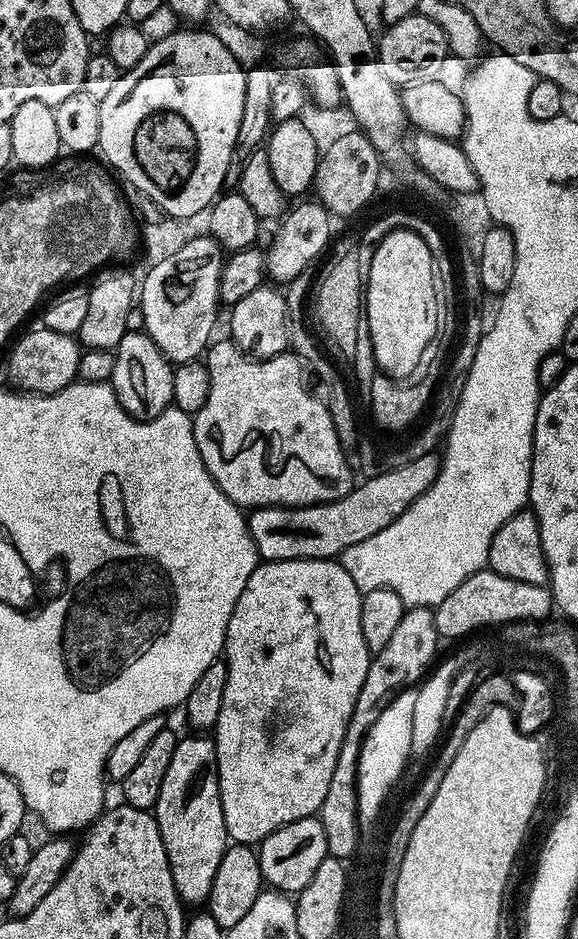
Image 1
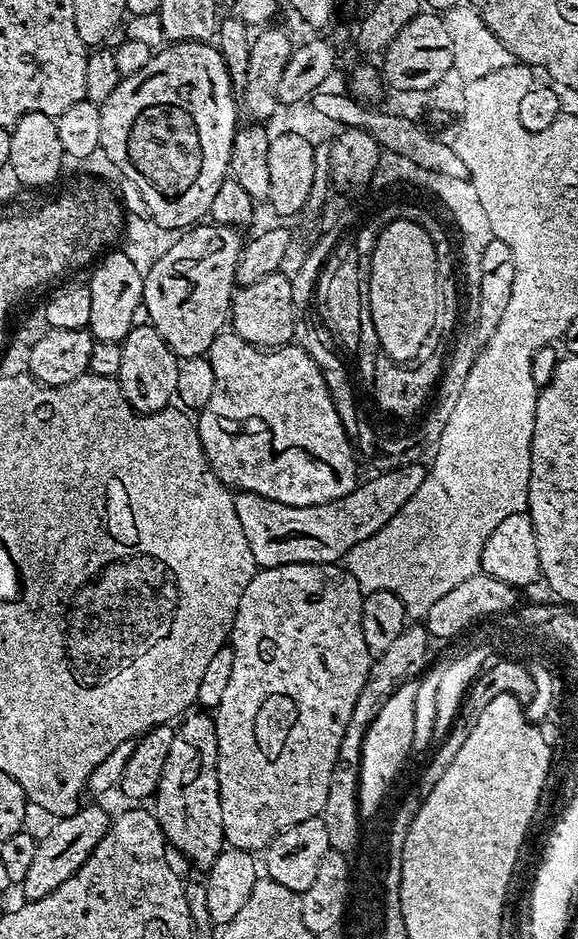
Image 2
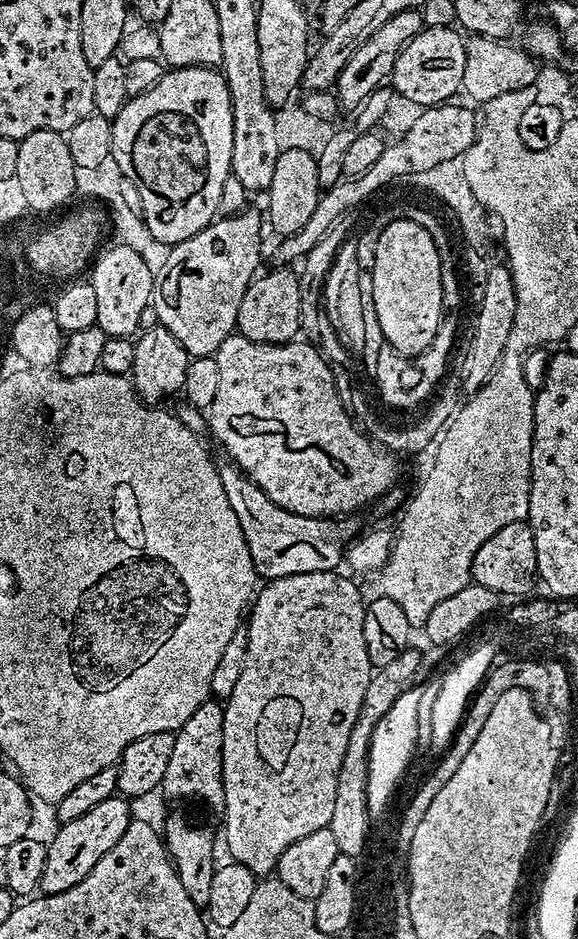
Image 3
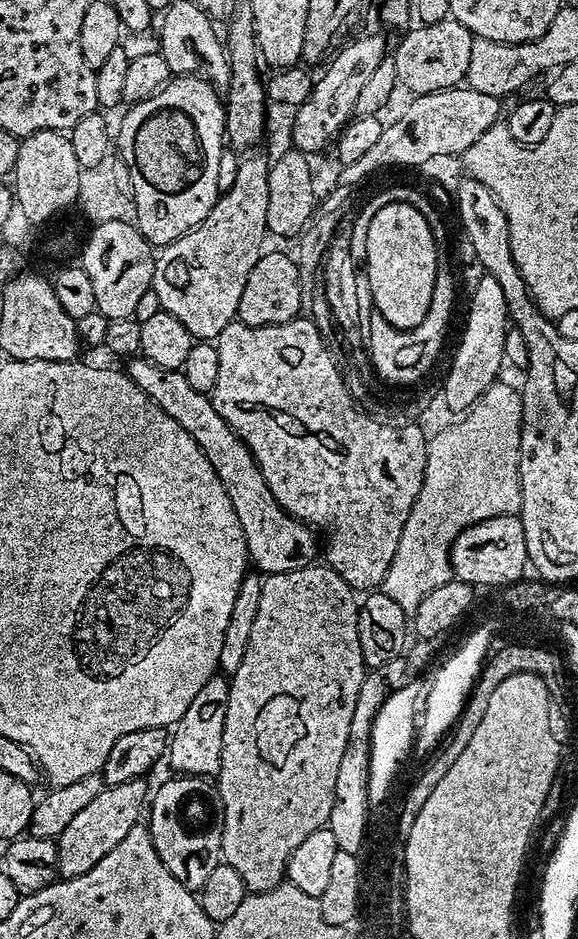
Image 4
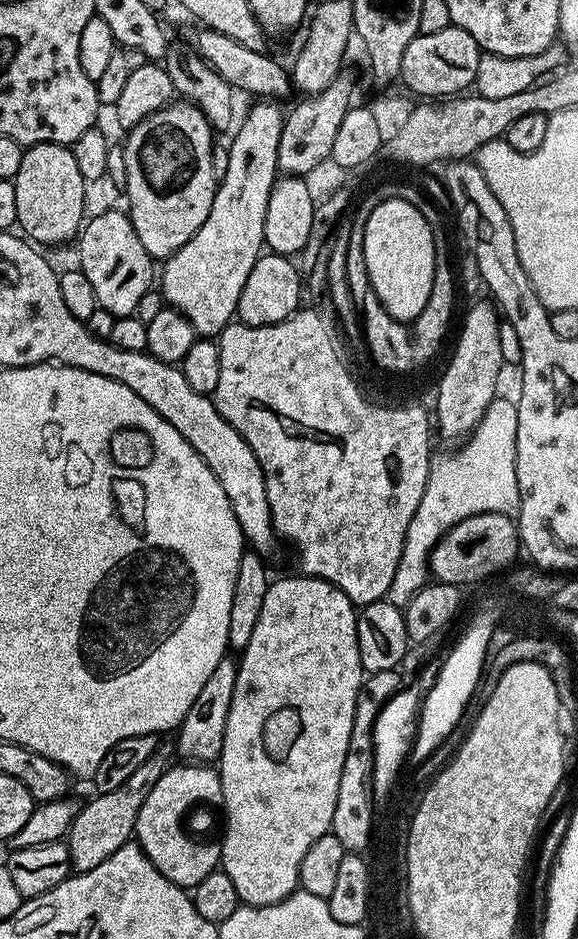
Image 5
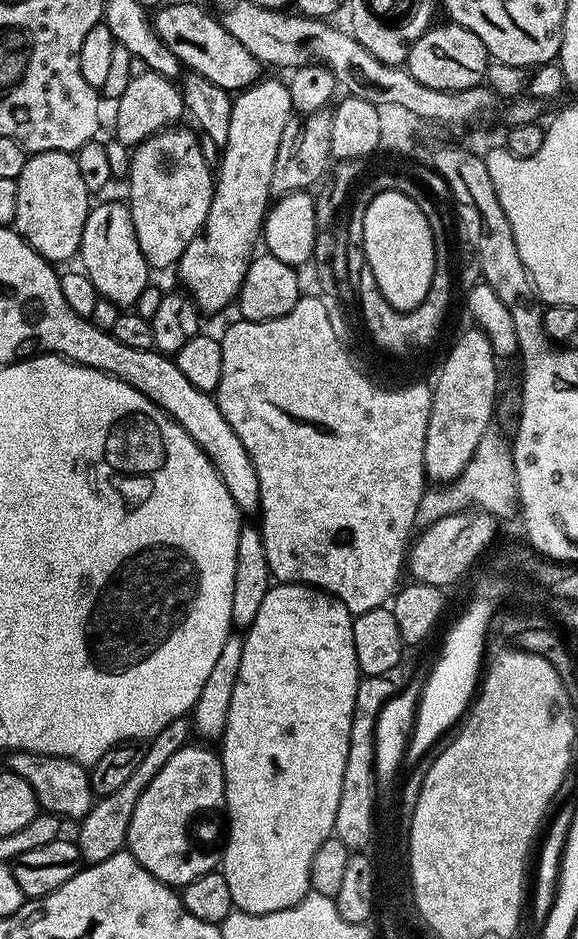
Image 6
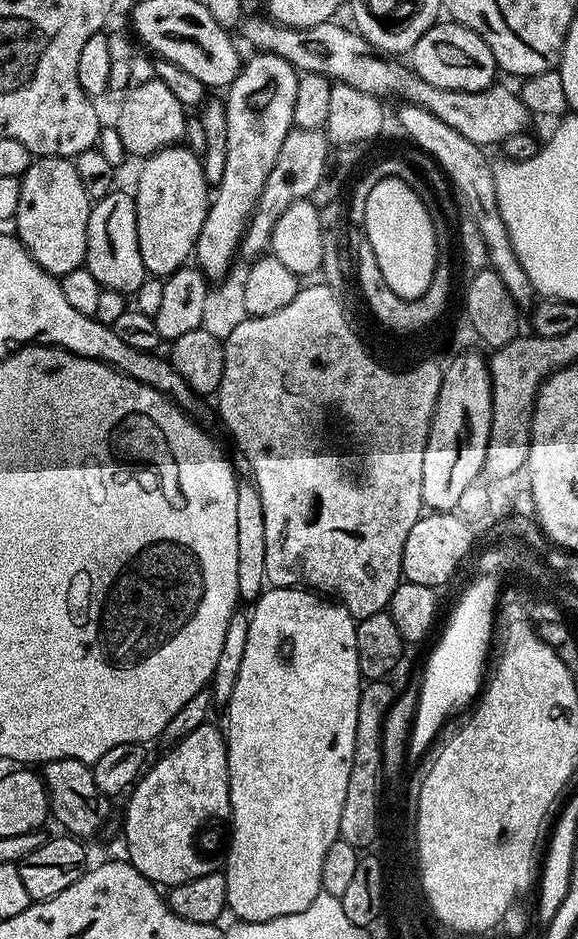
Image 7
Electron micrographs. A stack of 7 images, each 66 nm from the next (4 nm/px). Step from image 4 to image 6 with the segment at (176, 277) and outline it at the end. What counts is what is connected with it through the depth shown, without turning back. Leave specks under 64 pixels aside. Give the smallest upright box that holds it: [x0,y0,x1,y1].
[178,78,293,313]

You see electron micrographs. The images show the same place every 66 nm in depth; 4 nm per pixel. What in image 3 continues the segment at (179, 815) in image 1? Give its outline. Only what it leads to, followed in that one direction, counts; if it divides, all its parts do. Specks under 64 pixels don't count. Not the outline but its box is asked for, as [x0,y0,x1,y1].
[163,699,224,806]

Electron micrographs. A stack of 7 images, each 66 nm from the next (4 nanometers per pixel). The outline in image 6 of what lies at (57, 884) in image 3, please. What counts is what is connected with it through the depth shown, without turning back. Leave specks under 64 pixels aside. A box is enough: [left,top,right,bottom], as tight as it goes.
[78,716,194,864]

